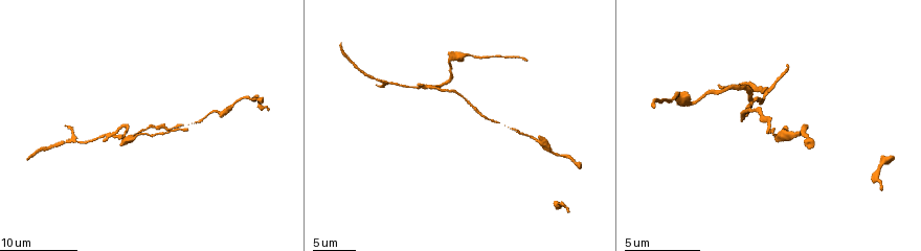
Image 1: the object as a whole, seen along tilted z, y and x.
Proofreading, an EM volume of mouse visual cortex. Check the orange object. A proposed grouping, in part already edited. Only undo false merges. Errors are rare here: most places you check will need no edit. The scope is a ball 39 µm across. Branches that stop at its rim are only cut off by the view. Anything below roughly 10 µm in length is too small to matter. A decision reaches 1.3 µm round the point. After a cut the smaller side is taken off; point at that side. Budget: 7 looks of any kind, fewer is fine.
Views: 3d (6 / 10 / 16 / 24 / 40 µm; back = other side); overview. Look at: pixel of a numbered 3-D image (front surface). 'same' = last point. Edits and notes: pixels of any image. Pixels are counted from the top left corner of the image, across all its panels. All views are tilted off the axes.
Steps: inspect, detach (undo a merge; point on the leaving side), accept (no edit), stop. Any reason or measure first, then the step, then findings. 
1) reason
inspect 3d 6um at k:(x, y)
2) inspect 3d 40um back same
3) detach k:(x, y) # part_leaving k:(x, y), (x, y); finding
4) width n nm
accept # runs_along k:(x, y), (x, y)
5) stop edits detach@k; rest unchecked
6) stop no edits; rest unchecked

thick turns thin
inspect 3d 6um at 1:(216, 113)

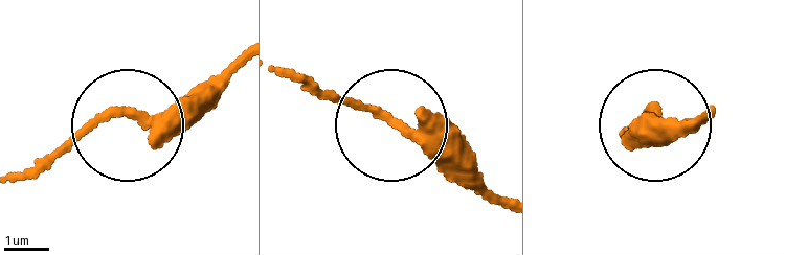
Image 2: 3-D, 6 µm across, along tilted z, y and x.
from behind
inspect 3d 6um back at 2:(126, 115)

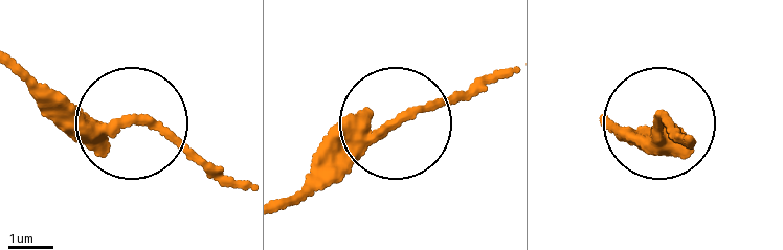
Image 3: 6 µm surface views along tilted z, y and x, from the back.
accept # runs_along 3:(510, 72), (385, 122), (309, 191); all the same cell

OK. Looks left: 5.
sudden change in width
inspect 3d 10um at 1:(757, 111)

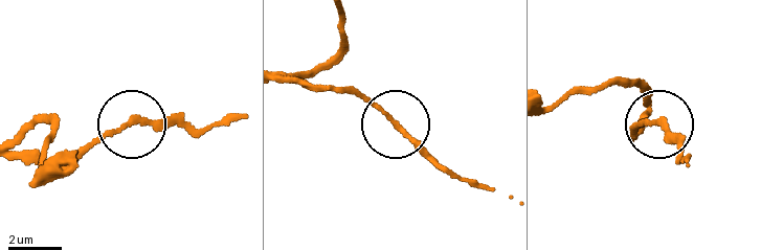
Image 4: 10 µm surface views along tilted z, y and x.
accept # runs_along 4:(678, 143), (653, 119), (631, 131); one cell here

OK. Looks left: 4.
three-way junction
inspect 3d 16um at 1:(766, 91)

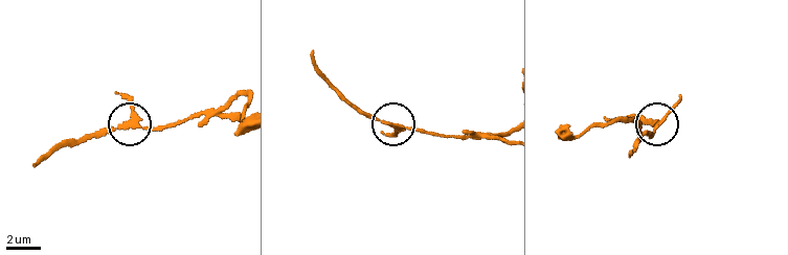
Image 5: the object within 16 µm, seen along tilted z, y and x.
arms 3
accept # runs_along 5:(505, 141), (444, 137), (401, 128), (359, 108); one cell here

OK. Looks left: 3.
looks like a crossing
inspect 3d 10um at 1:(115, 130)

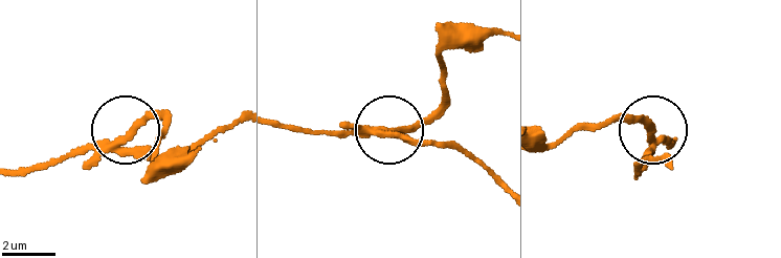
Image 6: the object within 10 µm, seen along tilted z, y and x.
side_arm 14 um
detach 6:(137, 119) # part_leaving 6:(369, 128), (422, 120), (442, 95), (442, 51), (501, 36); a second cell is stuck on

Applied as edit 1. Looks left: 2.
stop edits detach@6; rest unchecked

